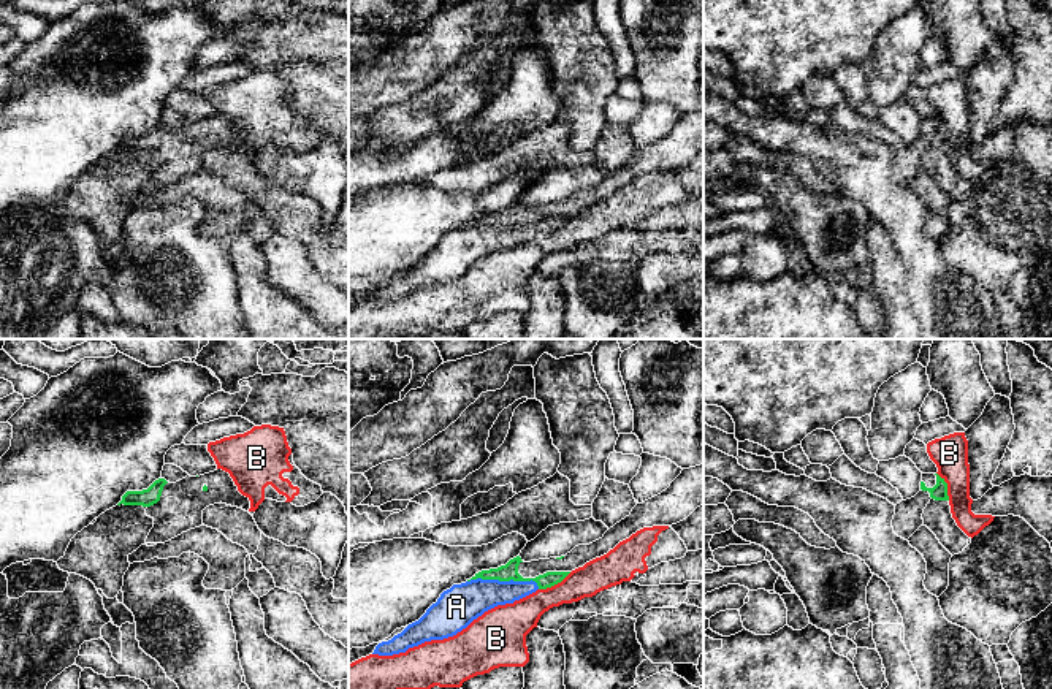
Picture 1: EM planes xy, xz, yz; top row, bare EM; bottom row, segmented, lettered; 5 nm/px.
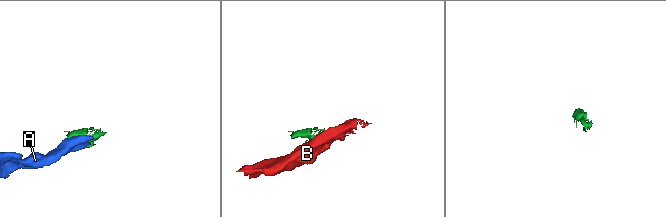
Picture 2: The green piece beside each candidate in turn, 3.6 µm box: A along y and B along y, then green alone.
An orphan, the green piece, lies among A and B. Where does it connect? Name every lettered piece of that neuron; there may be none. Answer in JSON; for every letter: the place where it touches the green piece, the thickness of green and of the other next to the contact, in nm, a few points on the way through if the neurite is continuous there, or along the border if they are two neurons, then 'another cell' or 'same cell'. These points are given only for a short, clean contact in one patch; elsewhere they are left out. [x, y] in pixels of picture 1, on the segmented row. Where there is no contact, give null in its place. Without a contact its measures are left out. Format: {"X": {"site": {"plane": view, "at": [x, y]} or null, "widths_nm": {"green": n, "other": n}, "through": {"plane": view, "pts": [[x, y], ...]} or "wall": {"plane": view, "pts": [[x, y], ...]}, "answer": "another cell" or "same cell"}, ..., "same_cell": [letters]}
{"A": {"site": {"plane": "xz", "at": [504, 580]}, "widths_nm": {"green": 90, "other": 200}, "through": {"plane": "xz", "pts": [[507, 572], [504, 580], [461, 604]]}, "answer": "same cell"}, "B": {"site": {"plane": "xz", "at": [555, 583]}, "widths_nm": {"green": 90, "other": 170}, "wall": {"plane": "xz", "pts": [[571, 572], [560, 582], [539, 590]]}, "answer": "another cell"}, "same_cell": ["A"]}

